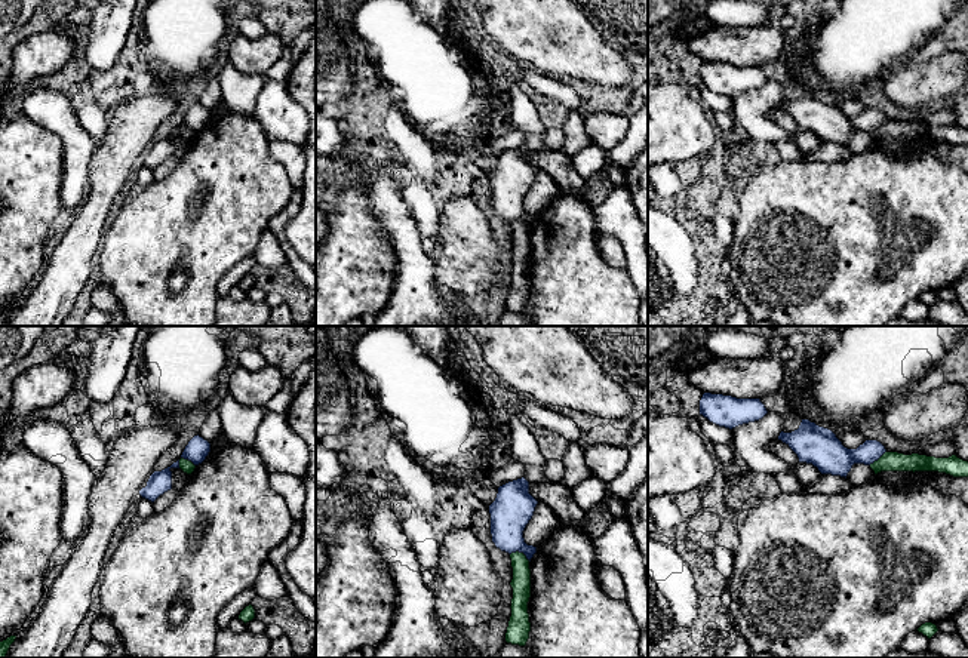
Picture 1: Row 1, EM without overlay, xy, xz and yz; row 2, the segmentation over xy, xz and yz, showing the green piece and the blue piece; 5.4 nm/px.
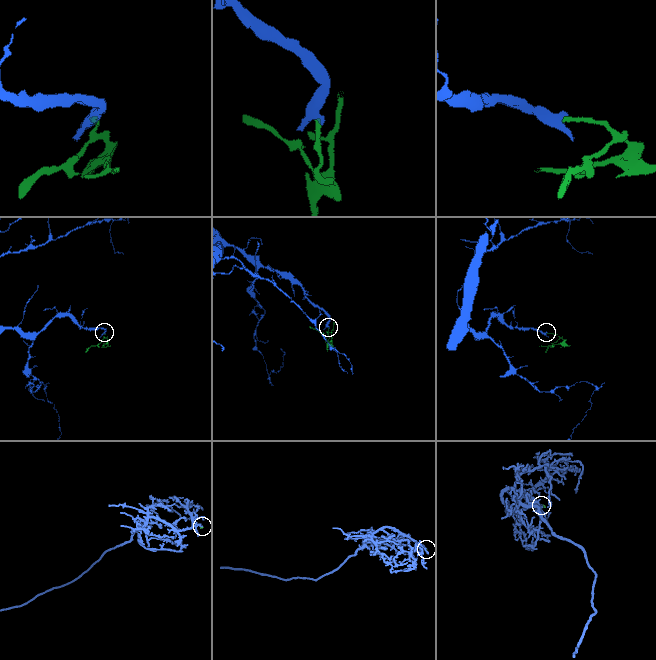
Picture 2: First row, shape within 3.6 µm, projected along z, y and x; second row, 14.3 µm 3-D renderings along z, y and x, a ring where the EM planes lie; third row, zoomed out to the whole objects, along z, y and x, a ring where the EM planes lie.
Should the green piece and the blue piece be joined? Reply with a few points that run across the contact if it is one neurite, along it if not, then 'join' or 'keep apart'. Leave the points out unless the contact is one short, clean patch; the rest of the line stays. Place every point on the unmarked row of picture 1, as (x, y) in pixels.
xy (178, 128), (187, 126), (194, 134) | keep apart

